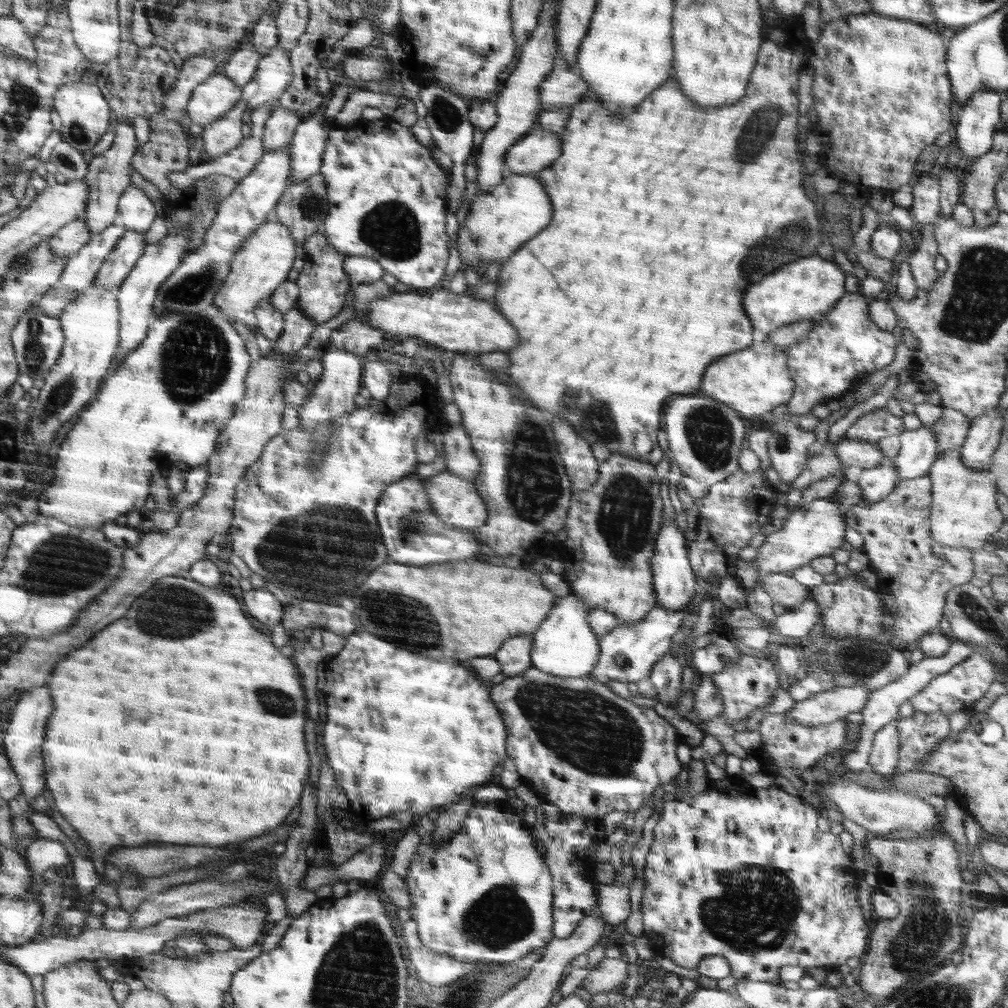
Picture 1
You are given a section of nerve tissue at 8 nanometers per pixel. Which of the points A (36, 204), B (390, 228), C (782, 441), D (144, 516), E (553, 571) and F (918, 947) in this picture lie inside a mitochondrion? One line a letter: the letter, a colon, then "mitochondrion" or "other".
A: other
B: mitochondrion
C: mitochondrion
D: other
E: other
F: mitochondrion

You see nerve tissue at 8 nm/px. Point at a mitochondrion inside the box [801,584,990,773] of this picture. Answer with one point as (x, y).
(859, 660)

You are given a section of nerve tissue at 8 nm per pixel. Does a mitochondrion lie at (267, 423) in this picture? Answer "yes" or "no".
no

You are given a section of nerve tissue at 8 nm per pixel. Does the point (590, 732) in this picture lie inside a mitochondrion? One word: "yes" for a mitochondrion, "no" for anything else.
yes

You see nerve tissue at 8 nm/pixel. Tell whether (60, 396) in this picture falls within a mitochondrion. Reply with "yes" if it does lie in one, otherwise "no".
yes

